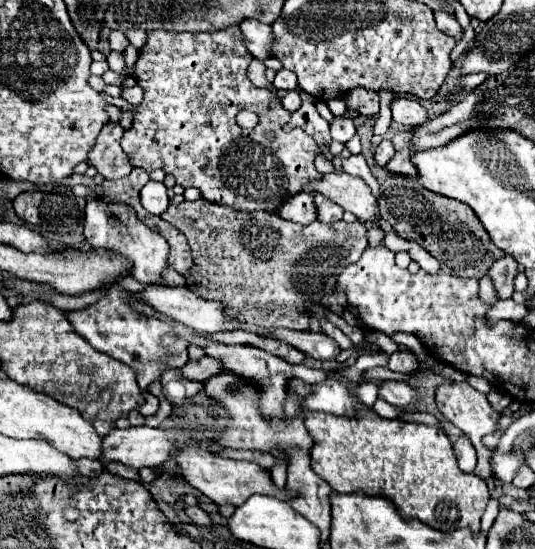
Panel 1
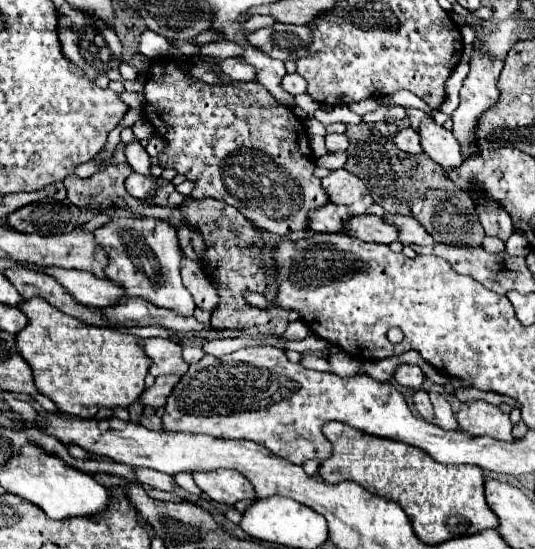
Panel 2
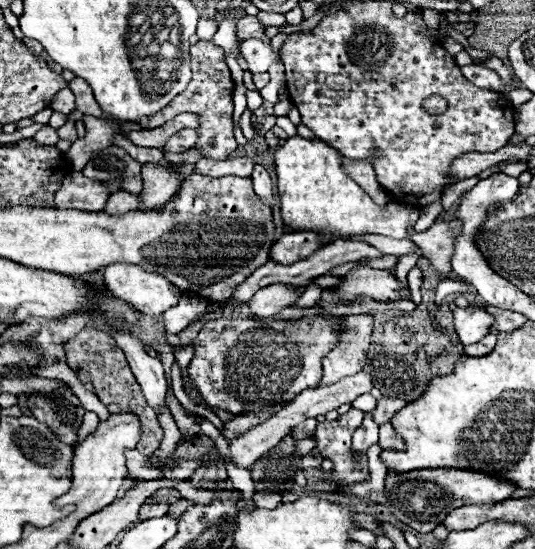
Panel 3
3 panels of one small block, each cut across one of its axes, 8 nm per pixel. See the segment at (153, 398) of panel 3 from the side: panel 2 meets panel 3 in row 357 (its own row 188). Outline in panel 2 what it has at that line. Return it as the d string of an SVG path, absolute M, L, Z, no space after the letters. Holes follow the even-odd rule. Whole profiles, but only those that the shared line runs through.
M130 174L128 178L126 178L126 190L134 196L134 198L144 198L148 192L150 192L150 188L154 186L154 180L150 180L150 178L146 178L146 176L142 176L142 174Z

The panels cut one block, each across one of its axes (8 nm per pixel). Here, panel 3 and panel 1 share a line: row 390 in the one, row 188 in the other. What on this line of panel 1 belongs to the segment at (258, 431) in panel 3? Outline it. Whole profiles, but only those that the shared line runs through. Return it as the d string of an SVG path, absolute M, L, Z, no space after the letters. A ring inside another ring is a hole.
M330 172L316 182L302 188L306 194L320 192L328 200L336 202L344 210L352 212L360 222L376 222L376 198L372 196L368 184L362 178L350 176L346 172Z

